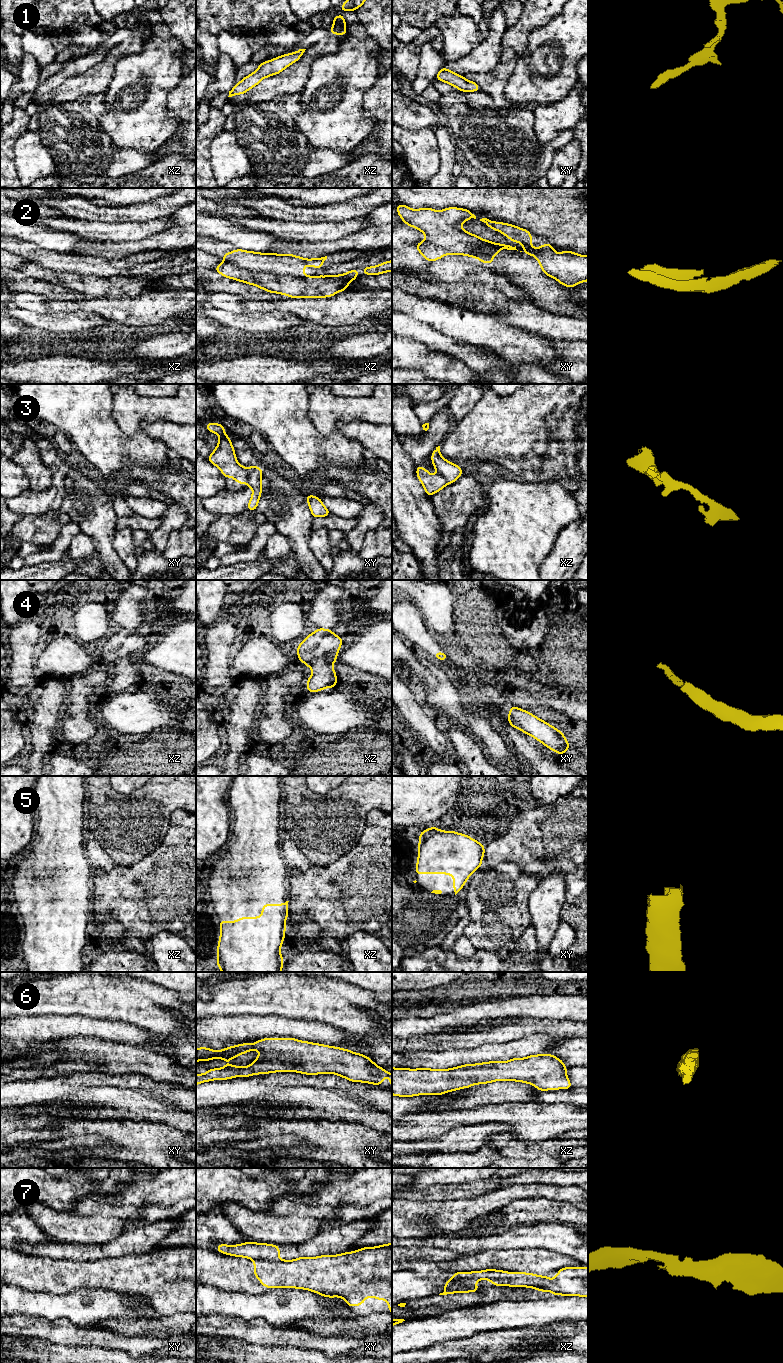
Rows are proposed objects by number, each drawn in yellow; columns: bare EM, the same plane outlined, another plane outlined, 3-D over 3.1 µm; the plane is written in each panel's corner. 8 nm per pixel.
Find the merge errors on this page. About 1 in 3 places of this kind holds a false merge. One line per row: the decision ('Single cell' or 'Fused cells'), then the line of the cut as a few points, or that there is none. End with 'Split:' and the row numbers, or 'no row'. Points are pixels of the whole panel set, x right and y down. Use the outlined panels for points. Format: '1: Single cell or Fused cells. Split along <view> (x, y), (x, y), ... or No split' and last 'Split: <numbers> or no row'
1: Single cell. No split
2: Single cell. No split
3: Fused cells. Split along xy (247, 468), (248, 485)
4: Single cell. No split
5: Single cell. No split
6: Single cell. No split
7: Fused cells. Split along xz (451, 1279), (458, 1283), (459, 1288), (467, 1291)
Split: 3, 7

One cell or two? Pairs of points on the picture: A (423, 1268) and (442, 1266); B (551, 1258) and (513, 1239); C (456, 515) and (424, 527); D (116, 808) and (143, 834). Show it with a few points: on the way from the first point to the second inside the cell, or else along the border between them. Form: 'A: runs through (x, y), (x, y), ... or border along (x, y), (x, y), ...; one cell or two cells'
A: runs through (428, 1268), (437, 1268); one cell
B: border along (508, 1249), (547, 1249), (555, 1252); two cells
C: border along (430, 500), (442, 530), (449, 539); two cells
D: runs through (123, 815), (136, 827); one cell

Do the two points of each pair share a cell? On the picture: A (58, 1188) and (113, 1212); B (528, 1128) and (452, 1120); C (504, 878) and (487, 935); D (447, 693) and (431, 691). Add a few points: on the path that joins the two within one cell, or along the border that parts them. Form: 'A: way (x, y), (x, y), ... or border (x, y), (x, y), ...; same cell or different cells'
A: border (82, 1197), (79, 1199); different cells
B: way (509, 1115), (471, 1116); same cell
C: way (490, 892), (487, 895), (487, 921); same cell
D: way (443, 693), (435, 693); same cell

